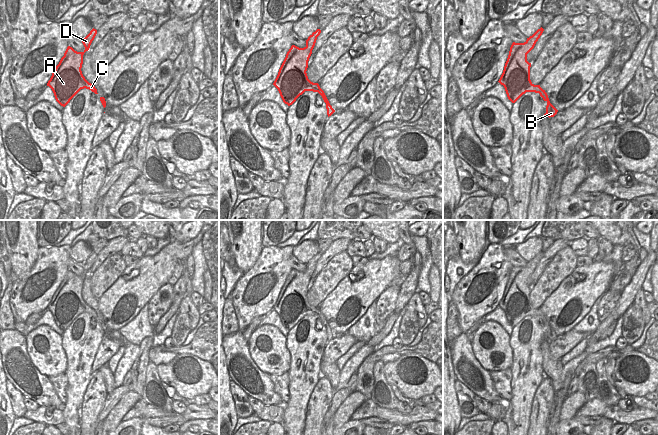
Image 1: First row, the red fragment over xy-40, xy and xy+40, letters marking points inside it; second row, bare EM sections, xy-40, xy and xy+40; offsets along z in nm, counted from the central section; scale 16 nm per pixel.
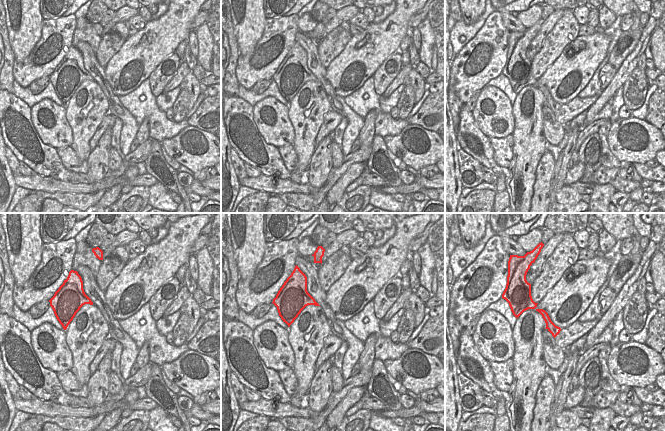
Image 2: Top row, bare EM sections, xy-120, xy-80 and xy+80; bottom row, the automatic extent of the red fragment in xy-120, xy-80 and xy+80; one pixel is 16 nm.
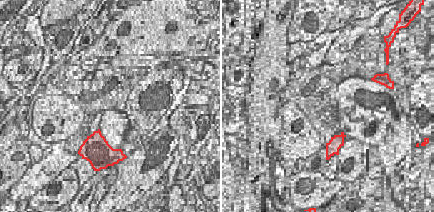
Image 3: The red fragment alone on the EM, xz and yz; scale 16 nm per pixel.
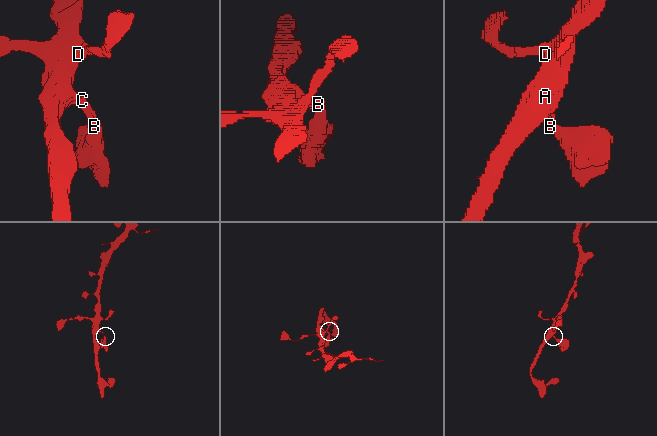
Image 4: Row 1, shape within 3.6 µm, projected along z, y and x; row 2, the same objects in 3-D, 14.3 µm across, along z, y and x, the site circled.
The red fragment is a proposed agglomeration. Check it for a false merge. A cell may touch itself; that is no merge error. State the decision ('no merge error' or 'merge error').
no merge error

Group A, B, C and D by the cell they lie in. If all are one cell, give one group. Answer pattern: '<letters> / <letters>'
A B C D

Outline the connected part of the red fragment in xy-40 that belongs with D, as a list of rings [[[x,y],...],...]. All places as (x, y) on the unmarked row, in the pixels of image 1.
[[[93,252],[82,264],[85,271],[83,276],[77,276],[68,270],[64,280],[61,282],[47,307],[47,310],[53,315],[56,325],[63,331],[65,331],[81,313],[86,312],[98,318],[95,310],[85,303],[81,295],[83,279],[89,274],[96,258],[97,254]]]

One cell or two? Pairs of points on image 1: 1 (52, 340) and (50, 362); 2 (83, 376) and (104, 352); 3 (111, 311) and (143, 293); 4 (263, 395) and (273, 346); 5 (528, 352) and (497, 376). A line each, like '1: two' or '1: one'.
1: one
2: two
3: one
4: two
5: two

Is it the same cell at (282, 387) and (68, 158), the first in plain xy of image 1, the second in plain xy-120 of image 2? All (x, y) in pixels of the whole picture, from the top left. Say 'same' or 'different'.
same

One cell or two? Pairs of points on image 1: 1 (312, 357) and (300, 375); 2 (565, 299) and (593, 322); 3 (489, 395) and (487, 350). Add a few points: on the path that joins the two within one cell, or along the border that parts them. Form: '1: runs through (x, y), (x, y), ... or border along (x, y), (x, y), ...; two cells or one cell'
1: runs through (307, 362), (307, 369), (305, 371); one cell
2: border along (599, 295), (590, 310), (572, 328); two cells
3: border along (473, 352), (478, 362), (488, 371); two cells

